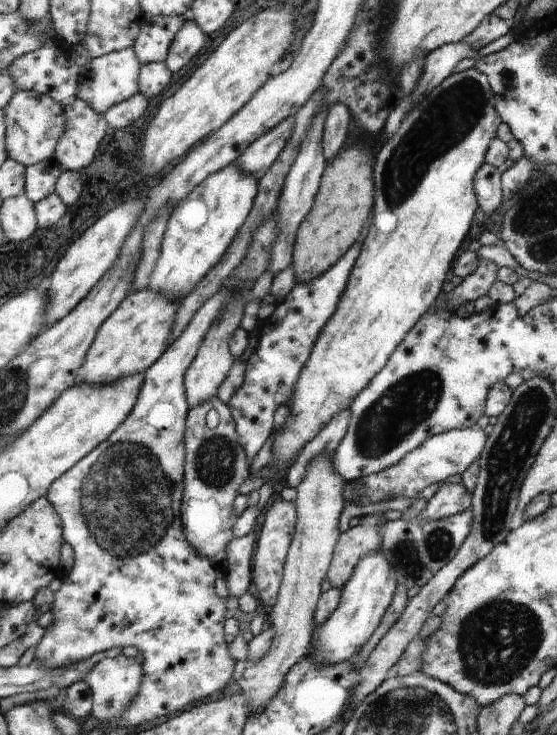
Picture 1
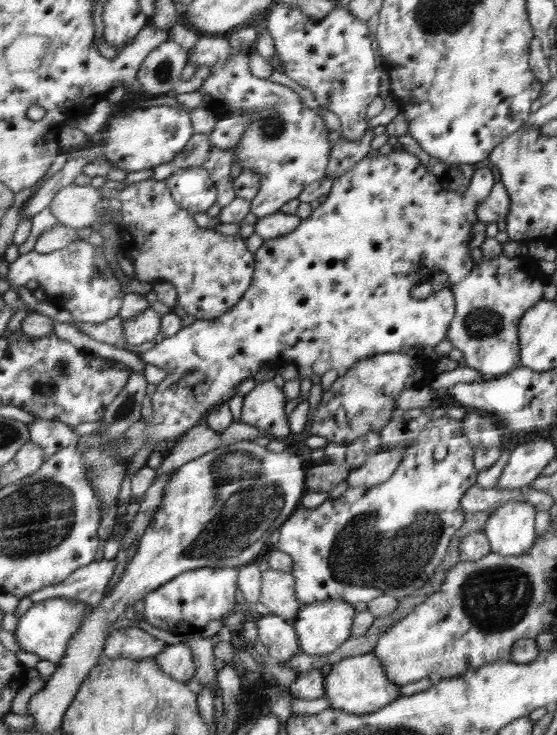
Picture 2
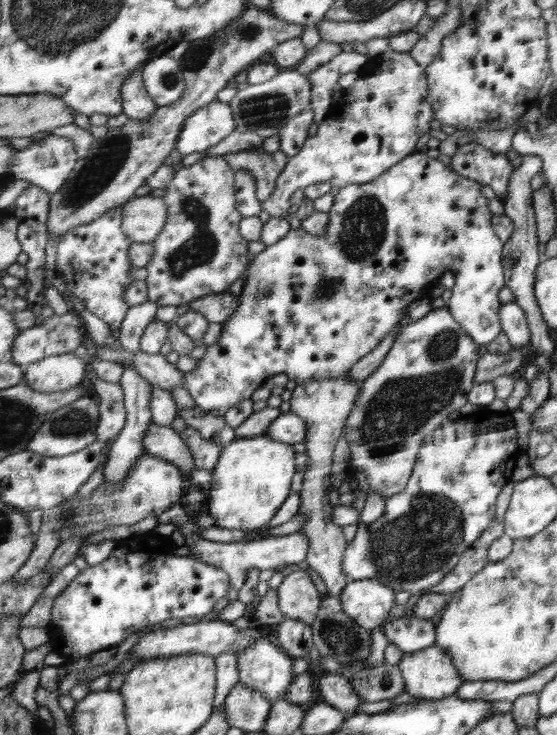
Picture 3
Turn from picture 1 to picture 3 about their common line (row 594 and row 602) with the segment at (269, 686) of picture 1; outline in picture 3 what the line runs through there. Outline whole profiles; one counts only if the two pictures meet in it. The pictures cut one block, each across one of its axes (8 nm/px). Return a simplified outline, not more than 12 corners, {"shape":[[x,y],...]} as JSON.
{"shape":[[304,570],[277,589],[284,617],[312,624],[320,592]]}

